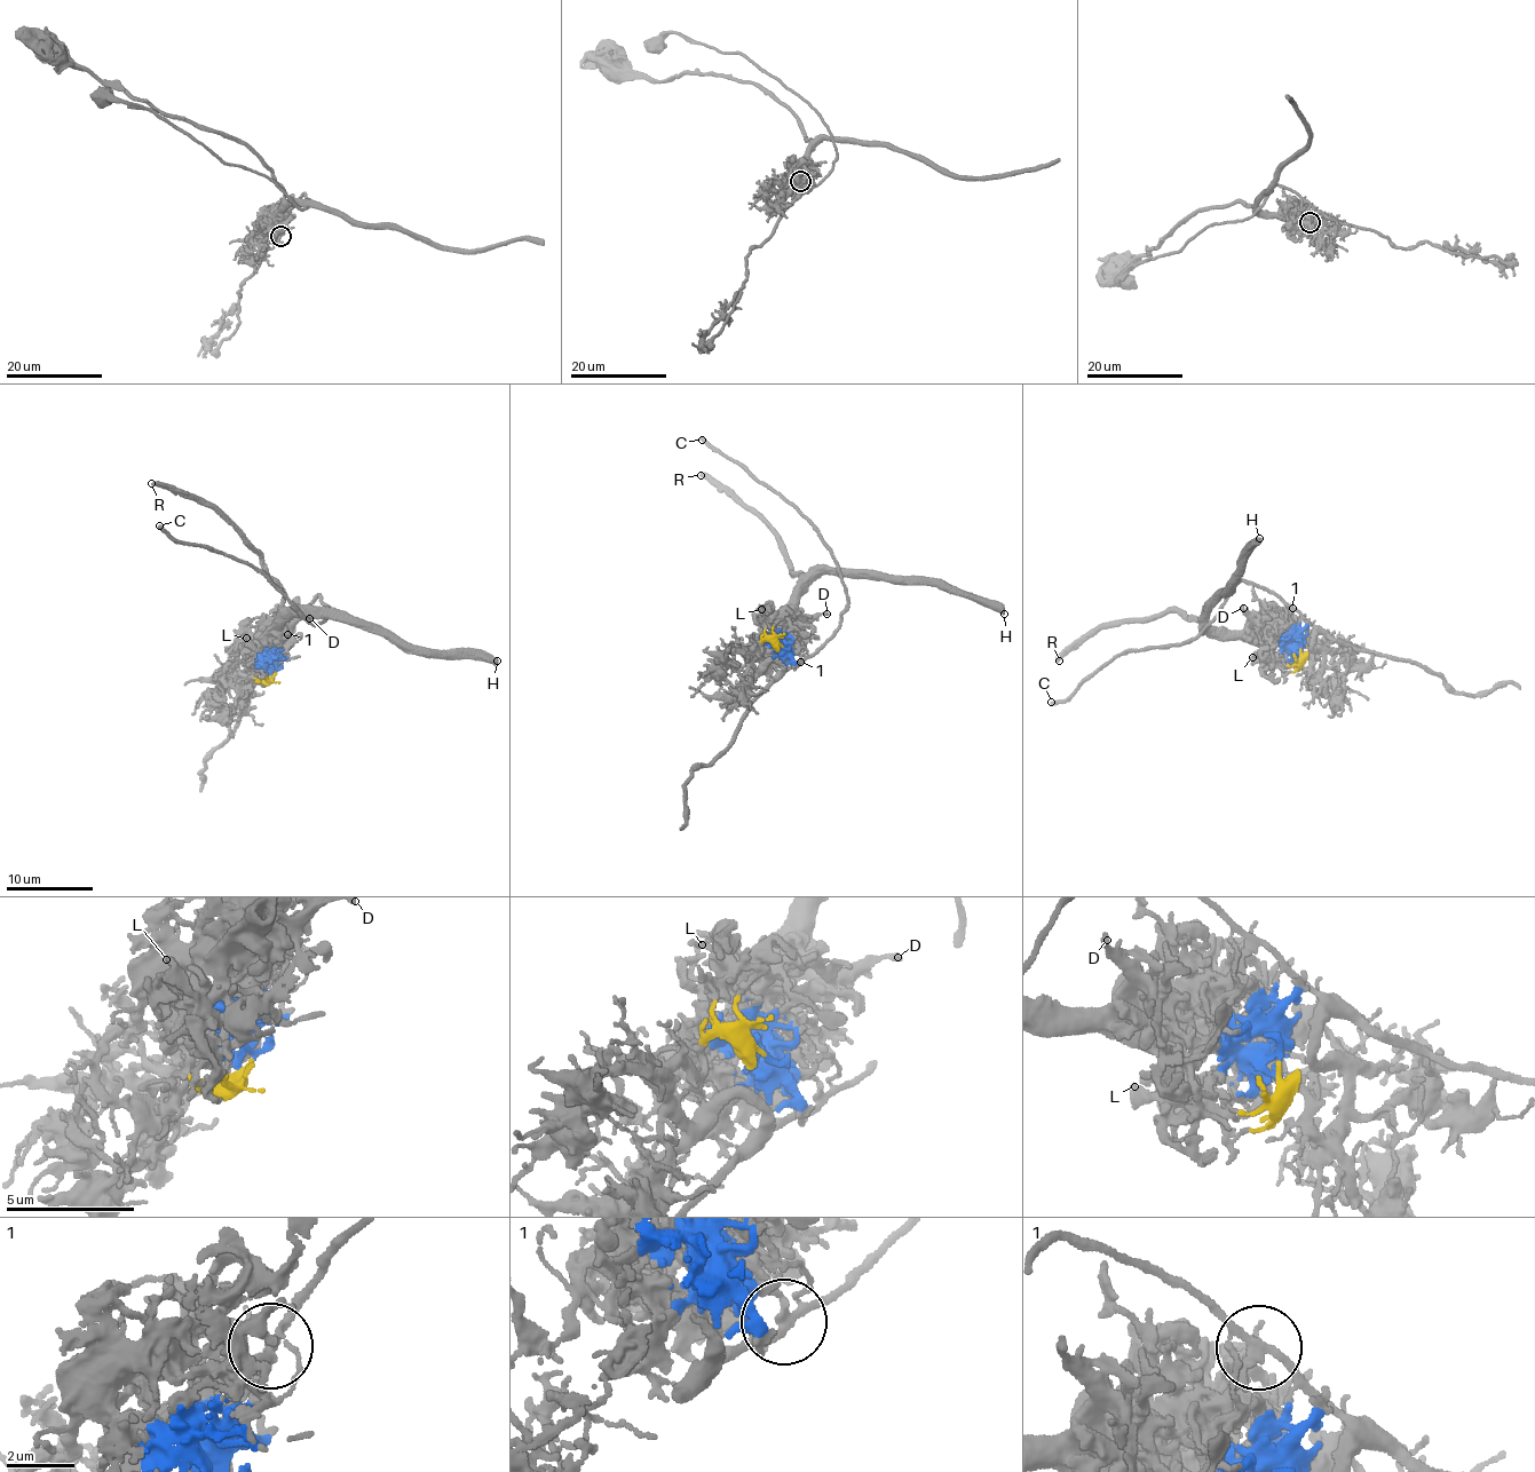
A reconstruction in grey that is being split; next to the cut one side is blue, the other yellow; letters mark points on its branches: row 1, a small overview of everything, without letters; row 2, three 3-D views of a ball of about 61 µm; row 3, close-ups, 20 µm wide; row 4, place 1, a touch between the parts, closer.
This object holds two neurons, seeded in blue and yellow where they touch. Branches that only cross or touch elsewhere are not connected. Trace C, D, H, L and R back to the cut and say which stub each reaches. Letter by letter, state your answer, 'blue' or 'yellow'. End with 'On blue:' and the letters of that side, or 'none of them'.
C: yellow
D: blue
H: blue
L: blue
R: blue
On blue: D, H, L, R

